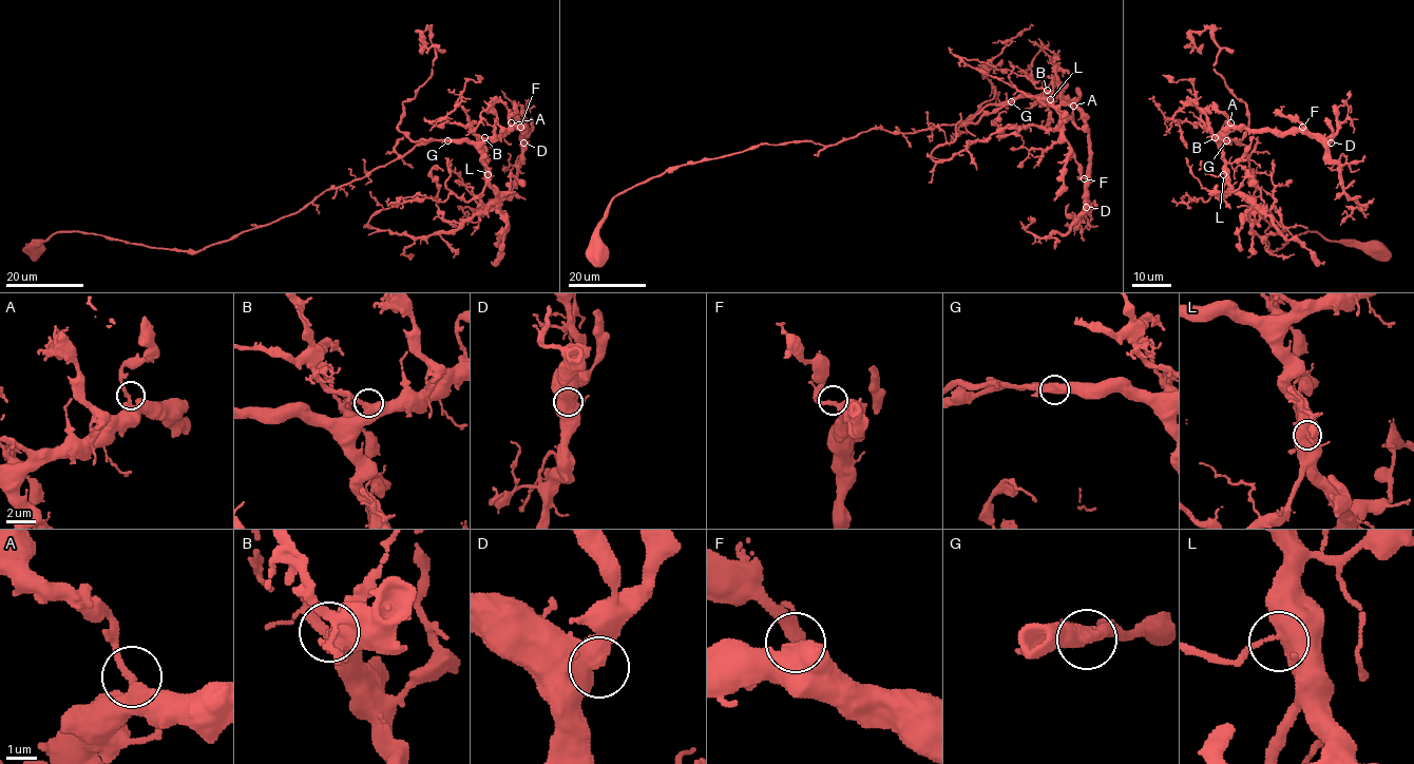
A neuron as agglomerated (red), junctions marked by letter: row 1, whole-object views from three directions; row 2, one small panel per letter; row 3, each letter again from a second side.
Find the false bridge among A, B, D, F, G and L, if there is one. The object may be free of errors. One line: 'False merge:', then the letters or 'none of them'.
False merge: none of them

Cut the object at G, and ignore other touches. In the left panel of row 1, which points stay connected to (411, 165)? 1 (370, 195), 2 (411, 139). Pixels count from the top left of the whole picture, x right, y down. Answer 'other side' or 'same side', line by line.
1: other side
2: other side

